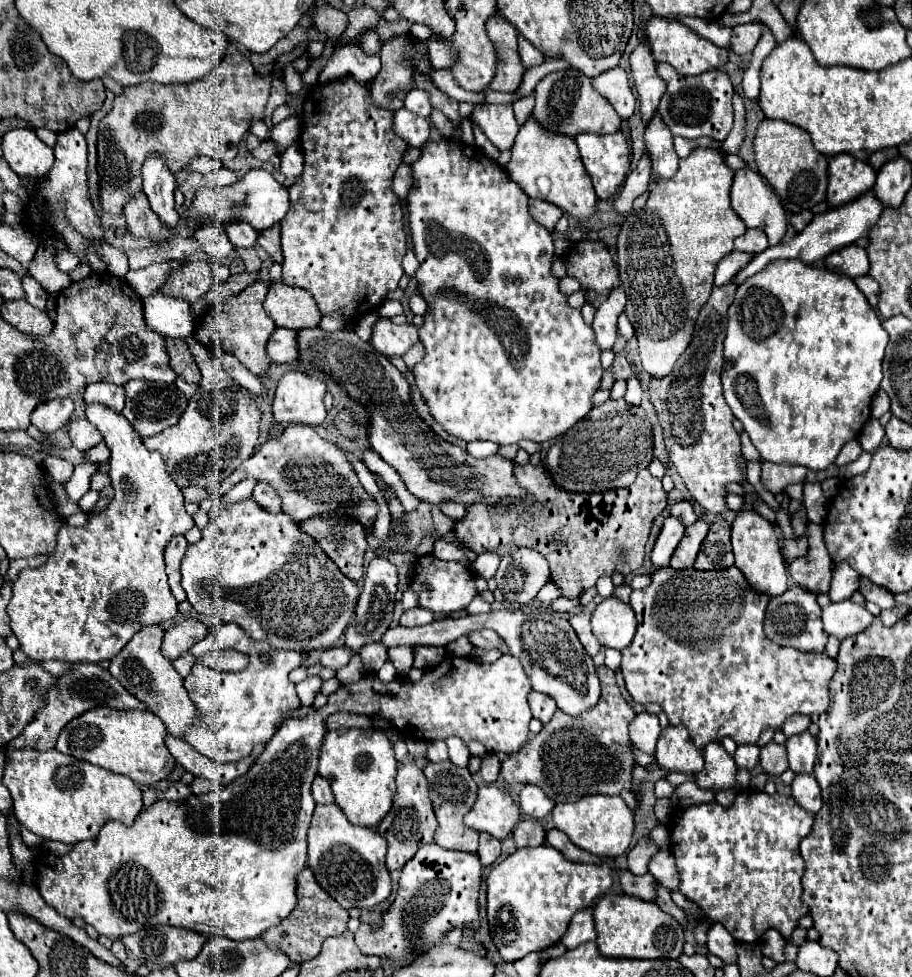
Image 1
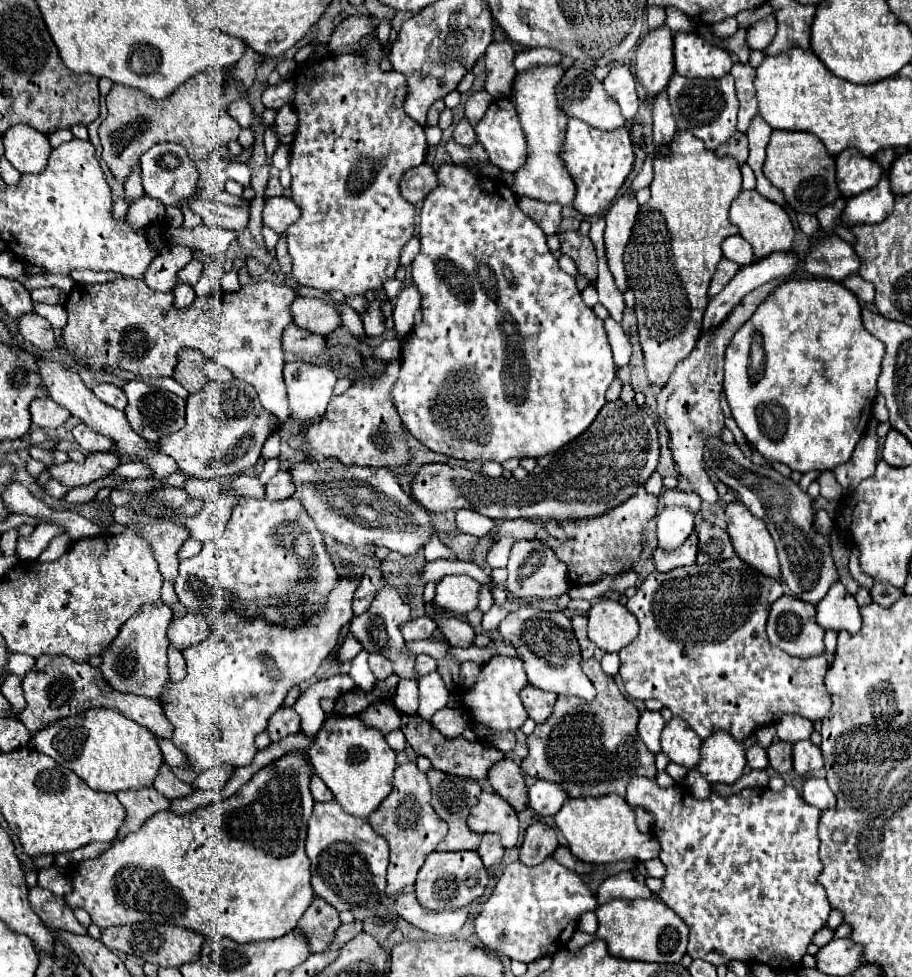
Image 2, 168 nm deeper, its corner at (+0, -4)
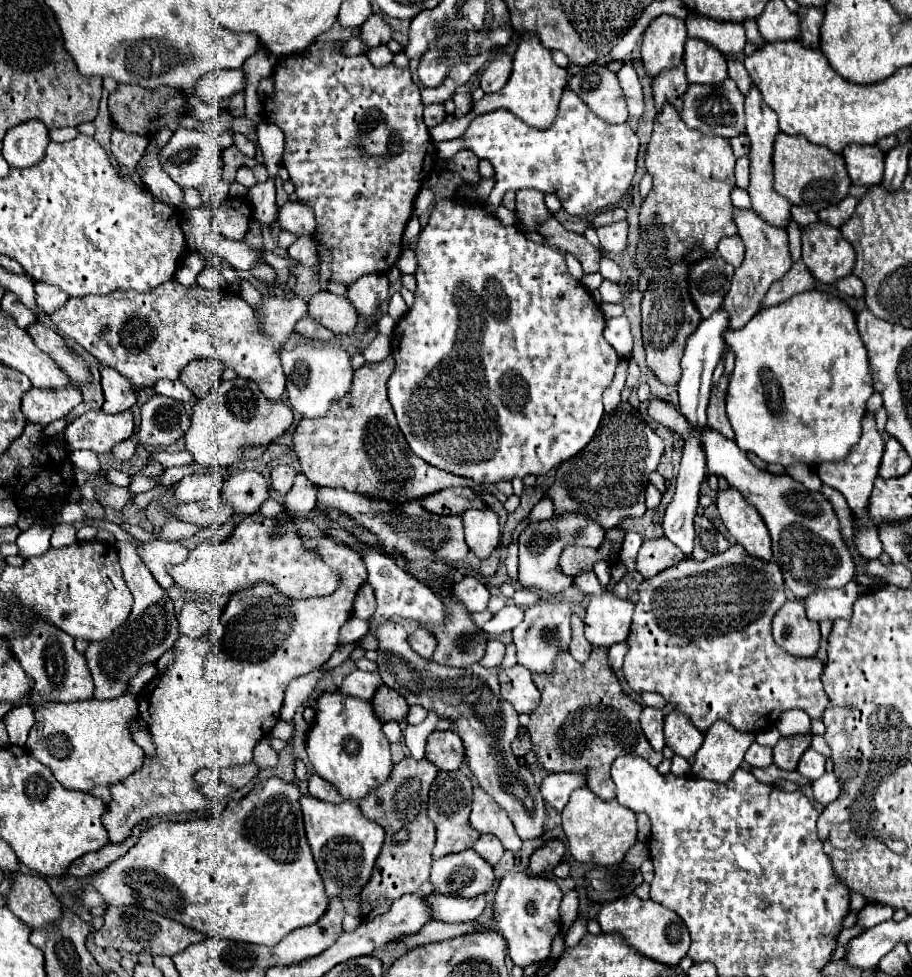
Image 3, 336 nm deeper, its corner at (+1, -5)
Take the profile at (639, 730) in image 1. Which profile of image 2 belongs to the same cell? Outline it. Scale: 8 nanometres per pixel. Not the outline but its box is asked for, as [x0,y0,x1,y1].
[639,711,663,751]

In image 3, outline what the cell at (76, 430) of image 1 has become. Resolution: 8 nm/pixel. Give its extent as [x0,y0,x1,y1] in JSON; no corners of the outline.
[64,410,134,452]

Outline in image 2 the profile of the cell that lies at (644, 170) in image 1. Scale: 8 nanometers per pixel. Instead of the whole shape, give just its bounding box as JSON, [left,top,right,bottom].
[605,195,639,293]

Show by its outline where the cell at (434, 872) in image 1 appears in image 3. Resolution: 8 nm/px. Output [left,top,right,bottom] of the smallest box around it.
[430,850,494,898]

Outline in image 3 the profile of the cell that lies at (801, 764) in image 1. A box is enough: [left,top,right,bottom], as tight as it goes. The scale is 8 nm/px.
[798,748,826,780]

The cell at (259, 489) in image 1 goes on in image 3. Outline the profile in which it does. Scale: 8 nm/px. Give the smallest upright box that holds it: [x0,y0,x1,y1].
[270,466,298,496]

